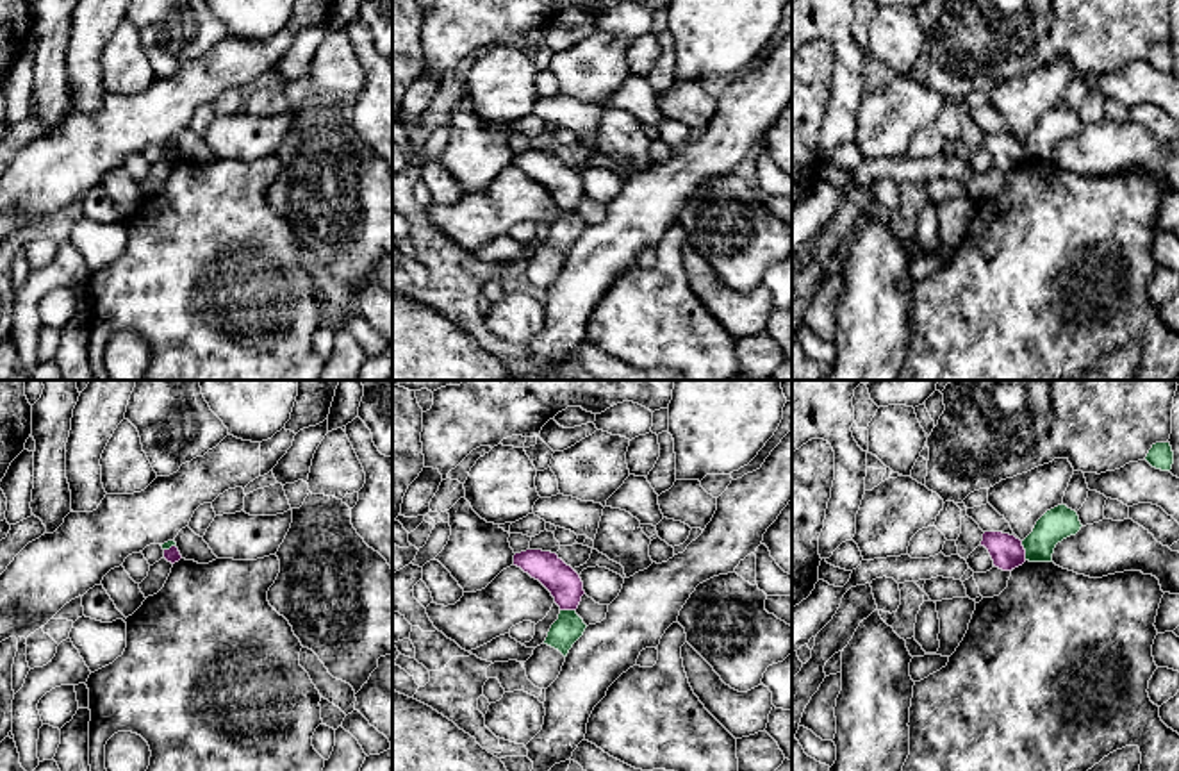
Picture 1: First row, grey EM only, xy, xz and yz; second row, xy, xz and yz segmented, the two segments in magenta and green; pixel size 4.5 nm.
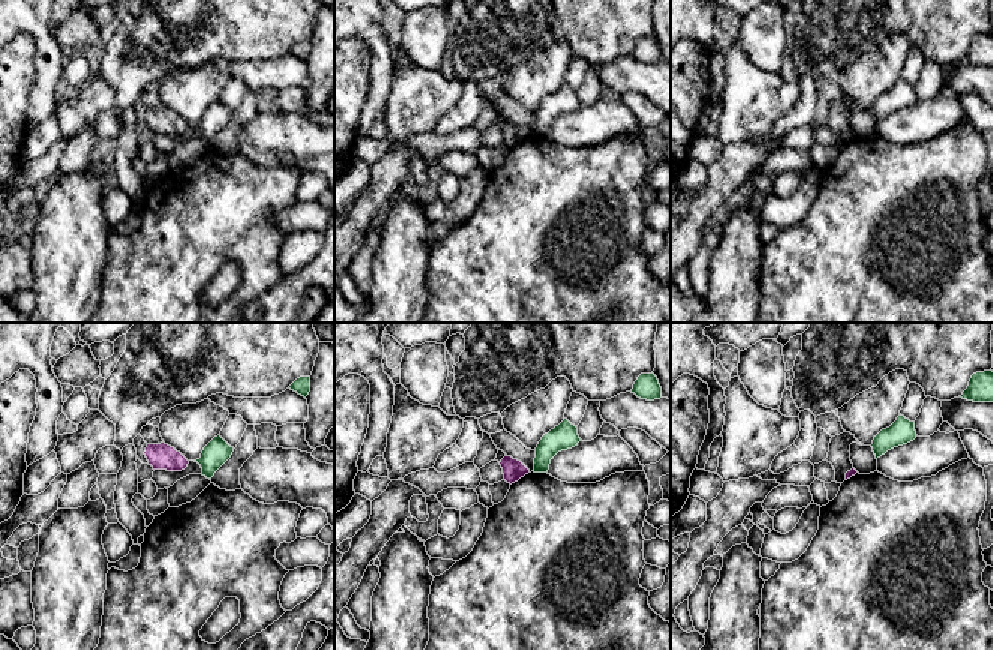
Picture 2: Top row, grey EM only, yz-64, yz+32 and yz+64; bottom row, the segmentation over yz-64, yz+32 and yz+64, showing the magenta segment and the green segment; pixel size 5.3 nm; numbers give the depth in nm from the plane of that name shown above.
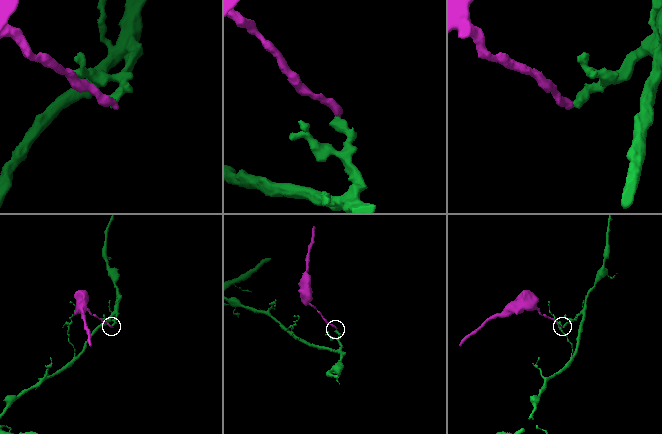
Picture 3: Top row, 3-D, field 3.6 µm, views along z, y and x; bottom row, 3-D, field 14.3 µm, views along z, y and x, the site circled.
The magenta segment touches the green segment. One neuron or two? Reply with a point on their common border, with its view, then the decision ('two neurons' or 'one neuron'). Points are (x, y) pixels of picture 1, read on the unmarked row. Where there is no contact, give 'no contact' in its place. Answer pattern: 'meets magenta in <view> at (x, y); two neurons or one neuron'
meets magenta in yz at (1024, 150); two neurons

